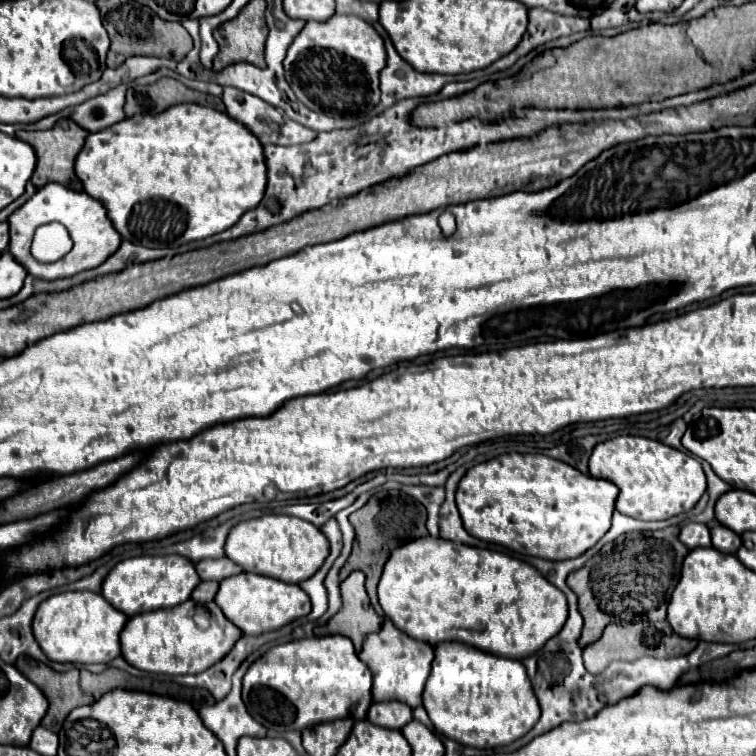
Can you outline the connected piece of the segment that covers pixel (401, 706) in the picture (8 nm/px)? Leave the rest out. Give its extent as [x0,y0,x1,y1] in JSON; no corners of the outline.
[367,700,413,730]

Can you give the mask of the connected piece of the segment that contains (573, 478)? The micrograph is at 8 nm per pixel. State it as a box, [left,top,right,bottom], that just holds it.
[457,454,617,560]

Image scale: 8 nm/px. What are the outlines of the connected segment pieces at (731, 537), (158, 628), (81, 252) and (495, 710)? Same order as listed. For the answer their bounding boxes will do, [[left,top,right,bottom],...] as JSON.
[[711,524,741,554],[121,600,241,674],[9,182,123,280],[423,642,539,748]]

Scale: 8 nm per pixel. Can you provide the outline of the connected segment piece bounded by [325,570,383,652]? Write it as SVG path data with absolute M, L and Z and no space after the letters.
M355 570L341 584L341 610L325 624L325 634L347 636L355 650L361 652L363 638L371 632L379 632L383 620L373 610L365 592L365 574Z

